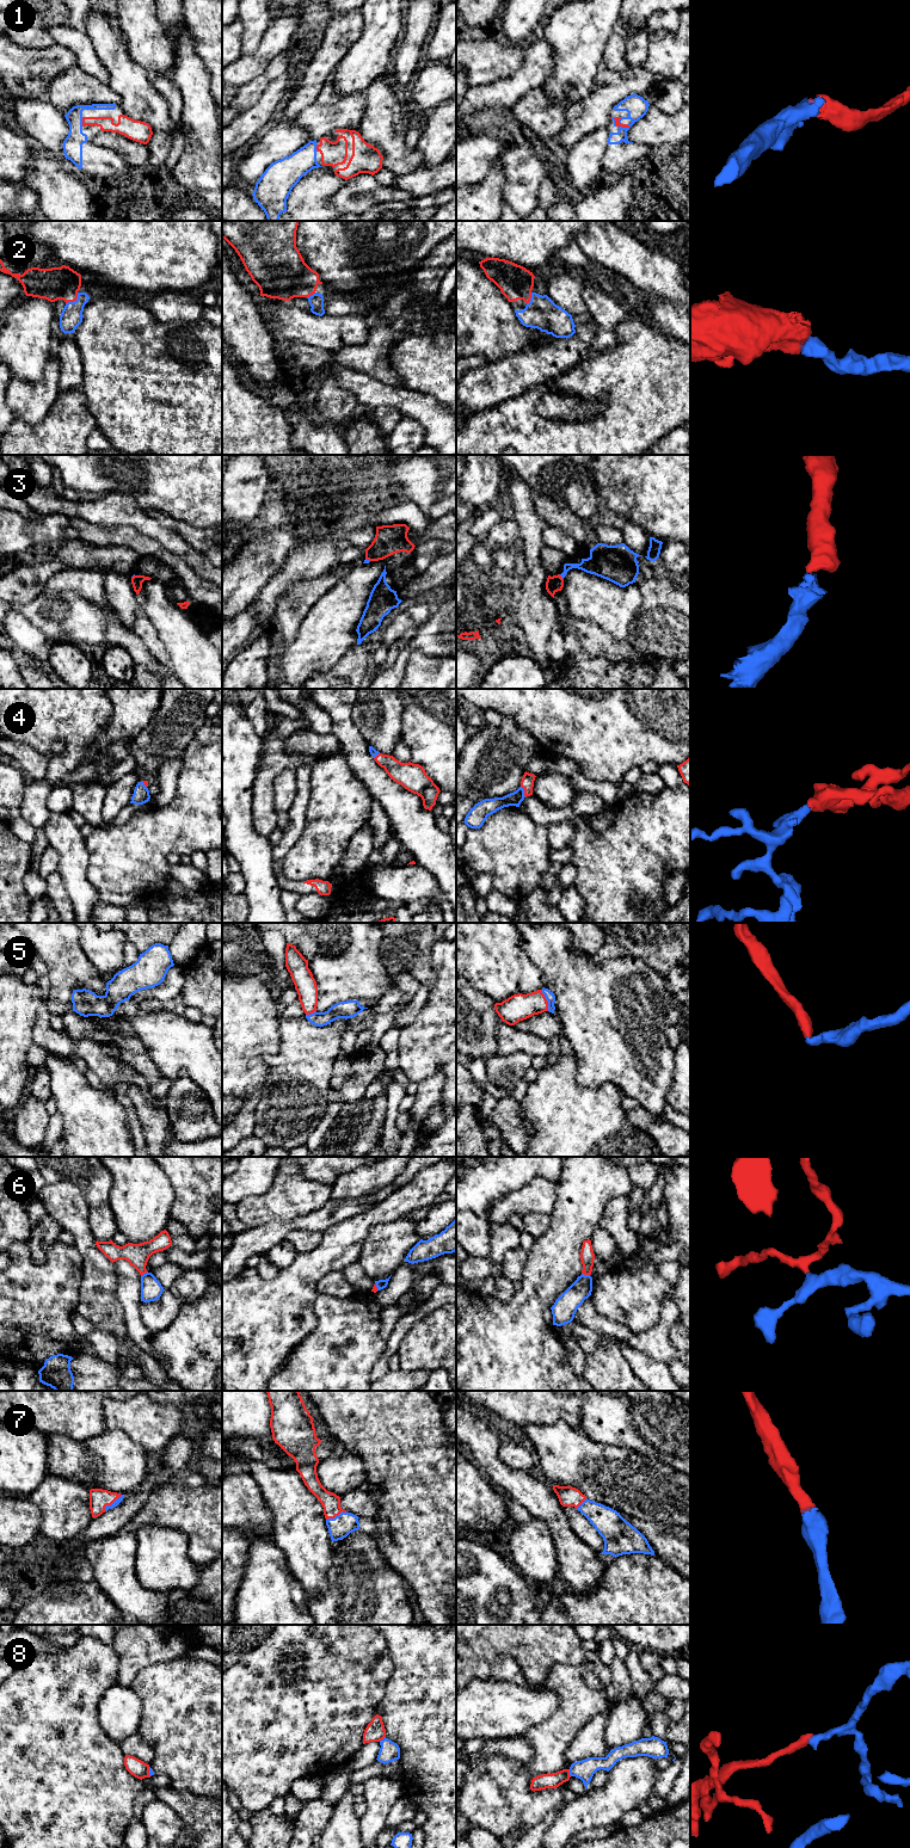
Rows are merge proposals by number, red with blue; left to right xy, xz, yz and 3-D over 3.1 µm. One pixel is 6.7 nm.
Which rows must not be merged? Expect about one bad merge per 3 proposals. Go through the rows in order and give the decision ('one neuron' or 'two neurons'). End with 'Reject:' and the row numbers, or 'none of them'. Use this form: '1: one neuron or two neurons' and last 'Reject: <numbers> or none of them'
1: one neuron
2: one neuron
3: one neuron
4: one neuron
5: one neuron
6: two neurons
7: one neuron
8: two neurons
Reject: 6, 8

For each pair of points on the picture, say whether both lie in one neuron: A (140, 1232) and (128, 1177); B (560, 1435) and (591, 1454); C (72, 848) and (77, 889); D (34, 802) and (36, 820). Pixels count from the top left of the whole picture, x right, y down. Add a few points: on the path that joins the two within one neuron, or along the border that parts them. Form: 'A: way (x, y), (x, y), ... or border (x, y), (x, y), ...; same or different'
A: way (140, 1219), (140, 1190); same
B: way (567, 1442), (579, 1454), (584, 1454); same
C: way (73, 858), (74, 879); same
D: way (34, 807), (36, 815); same

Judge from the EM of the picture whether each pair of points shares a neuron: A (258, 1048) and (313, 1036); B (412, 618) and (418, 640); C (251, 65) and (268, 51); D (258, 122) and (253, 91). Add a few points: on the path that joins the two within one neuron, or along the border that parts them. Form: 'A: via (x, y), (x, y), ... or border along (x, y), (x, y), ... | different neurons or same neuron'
A: border along (280, 1017), (280, 1049), (265, 1059), (269, 1070) | different neurons
B: border along (432, 608), (430, 617), (416, 630) | different neurons
C: via (254, 65), (264, 55) | same neuron
D: border along (272, 81), (262, 97), (240, 114) | different neurons

